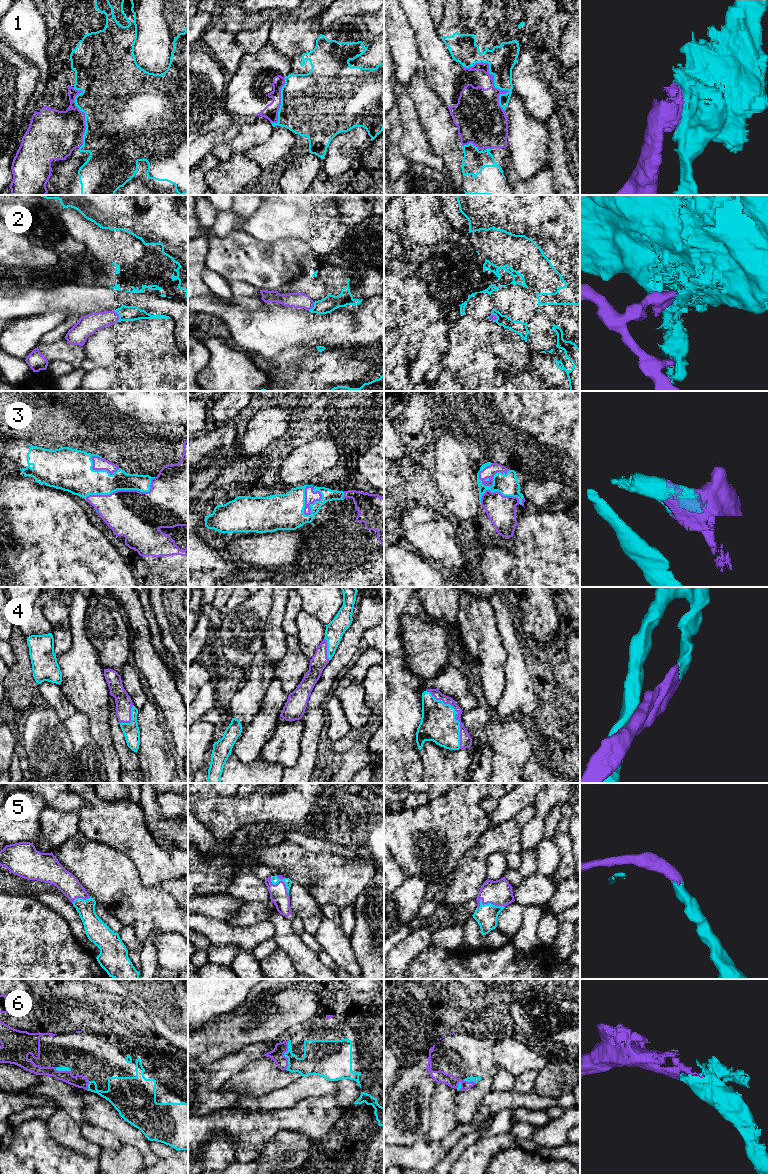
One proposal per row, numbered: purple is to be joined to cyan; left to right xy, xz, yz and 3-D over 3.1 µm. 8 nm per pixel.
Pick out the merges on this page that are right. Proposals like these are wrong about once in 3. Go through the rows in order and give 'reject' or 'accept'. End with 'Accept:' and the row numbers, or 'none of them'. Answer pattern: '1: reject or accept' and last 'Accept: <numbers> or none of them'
1: reject
2: reject
3: accept
4: accept
5: accept
6: accept
Accept: 3, 4, 5, 6

